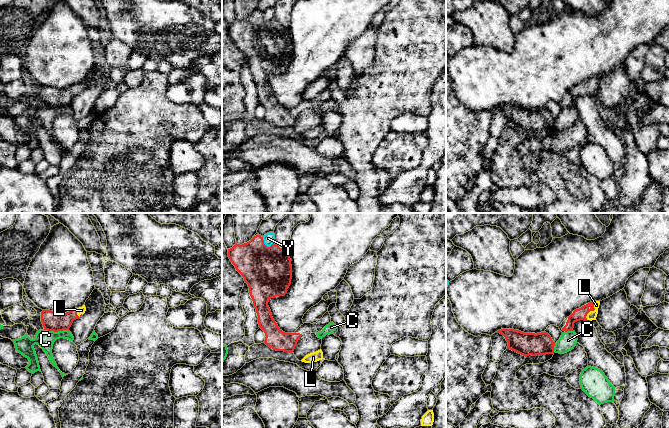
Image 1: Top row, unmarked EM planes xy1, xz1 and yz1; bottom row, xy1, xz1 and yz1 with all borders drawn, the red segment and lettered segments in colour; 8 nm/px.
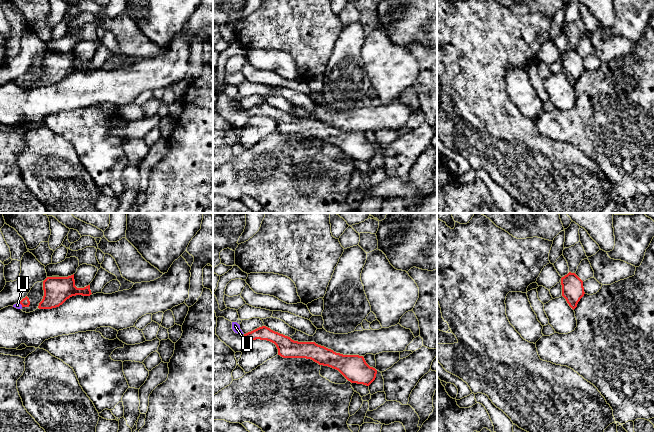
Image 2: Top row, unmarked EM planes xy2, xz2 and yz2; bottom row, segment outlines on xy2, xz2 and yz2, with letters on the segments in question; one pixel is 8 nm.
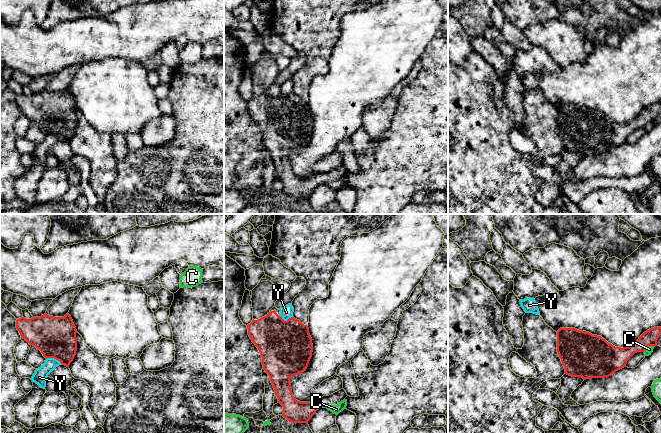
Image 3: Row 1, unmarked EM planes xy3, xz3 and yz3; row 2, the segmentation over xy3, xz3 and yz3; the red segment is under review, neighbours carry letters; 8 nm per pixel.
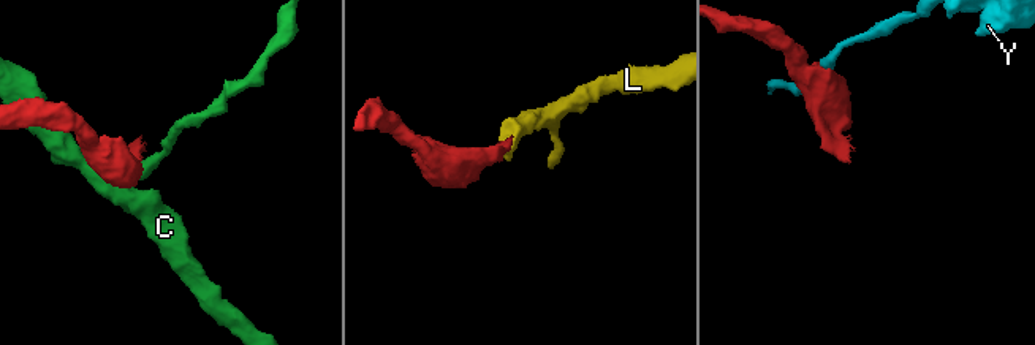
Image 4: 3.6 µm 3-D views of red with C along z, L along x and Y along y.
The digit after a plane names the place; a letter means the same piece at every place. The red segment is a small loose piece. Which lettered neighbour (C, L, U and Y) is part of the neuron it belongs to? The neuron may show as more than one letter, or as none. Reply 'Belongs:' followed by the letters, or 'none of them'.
Belongs: L, U

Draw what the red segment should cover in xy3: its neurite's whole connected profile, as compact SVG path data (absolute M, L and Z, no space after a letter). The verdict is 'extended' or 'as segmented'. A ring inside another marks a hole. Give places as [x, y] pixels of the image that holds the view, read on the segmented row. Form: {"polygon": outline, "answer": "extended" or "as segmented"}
{"polygon": "M46 313L41 317L16 320L21 338L41 351L43 356L54 358L69 367L77 351L76 327L69 314L53 317Z", "answer": "as segmented"}

